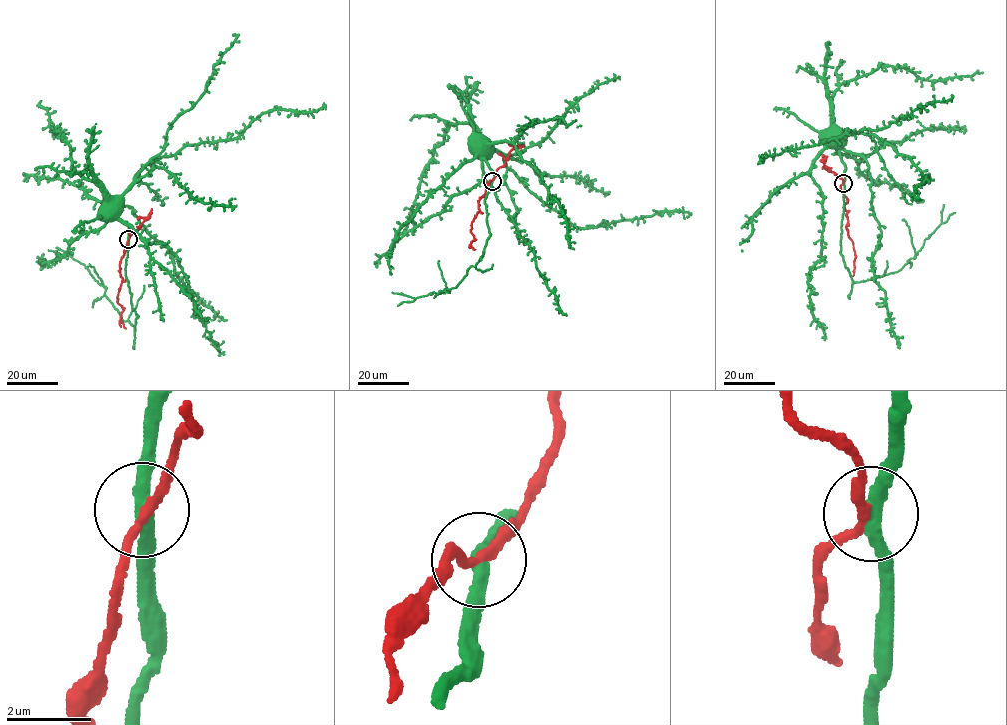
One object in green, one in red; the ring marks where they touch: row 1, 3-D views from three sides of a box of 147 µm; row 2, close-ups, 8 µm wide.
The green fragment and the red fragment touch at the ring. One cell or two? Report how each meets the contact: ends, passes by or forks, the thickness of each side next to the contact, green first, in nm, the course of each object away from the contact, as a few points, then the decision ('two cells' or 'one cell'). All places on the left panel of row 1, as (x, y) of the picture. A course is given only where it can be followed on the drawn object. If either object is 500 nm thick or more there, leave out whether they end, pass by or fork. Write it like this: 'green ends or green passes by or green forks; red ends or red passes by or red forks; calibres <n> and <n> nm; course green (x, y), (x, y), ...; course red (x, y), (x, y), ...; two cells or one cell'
green passes by; red passes by; calibres 320 and 200 nm; course green (128, 240), (128, 226), (105, 205), (109, 205); course red (128, 240), (119, 266), (122, 280), (117, 300), (123, 309), (120, 321), (126, 328); two cells

